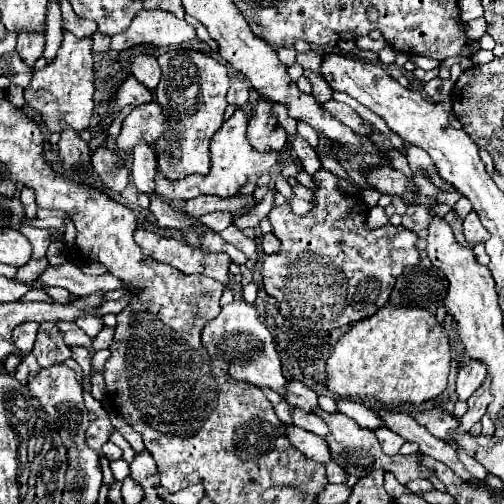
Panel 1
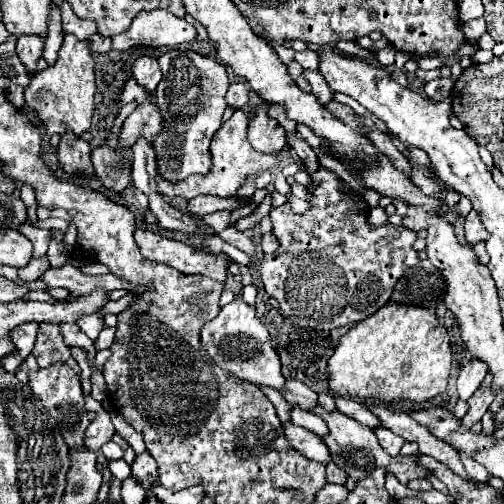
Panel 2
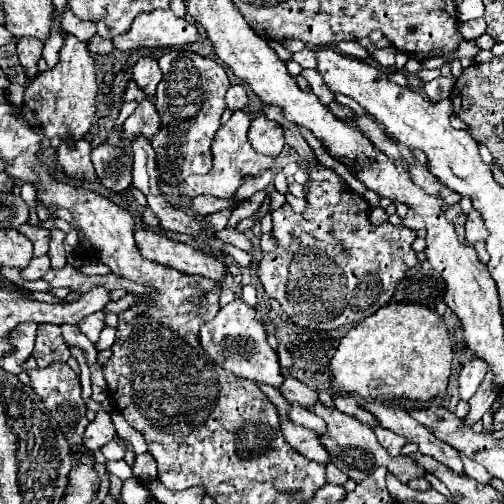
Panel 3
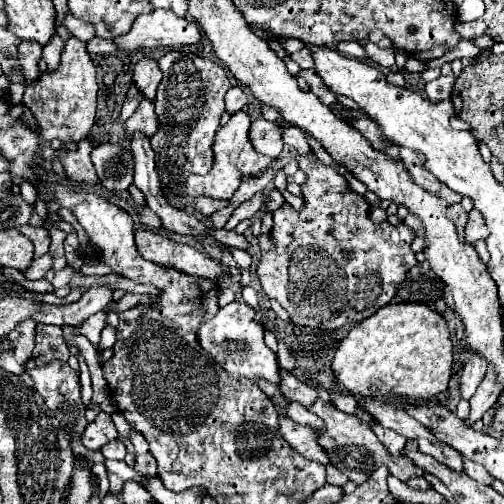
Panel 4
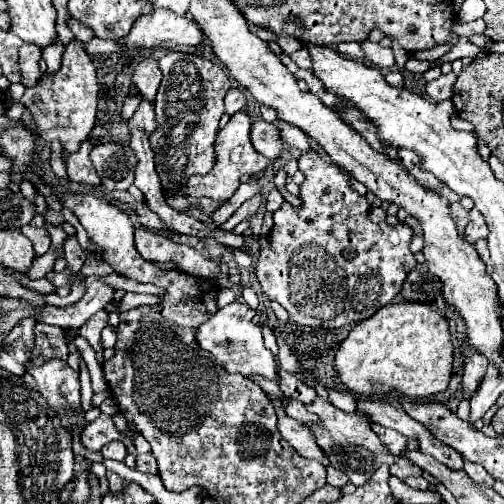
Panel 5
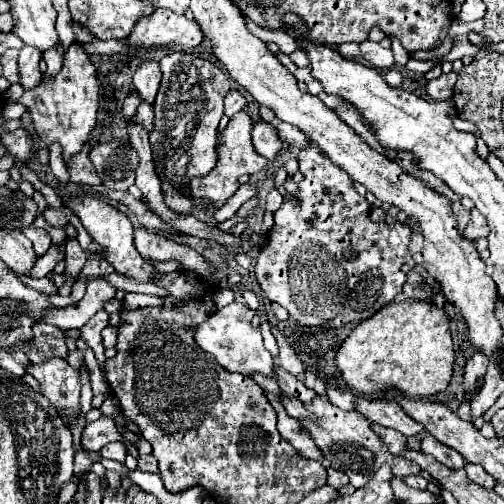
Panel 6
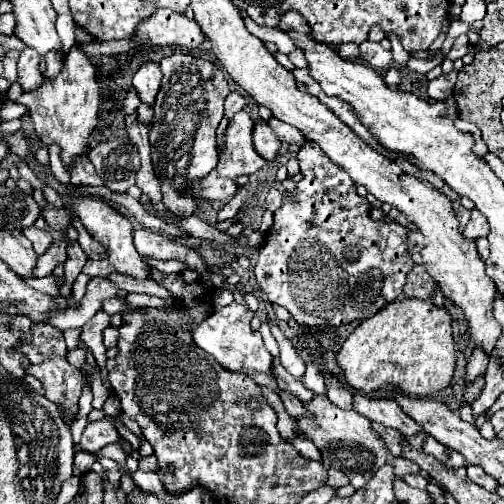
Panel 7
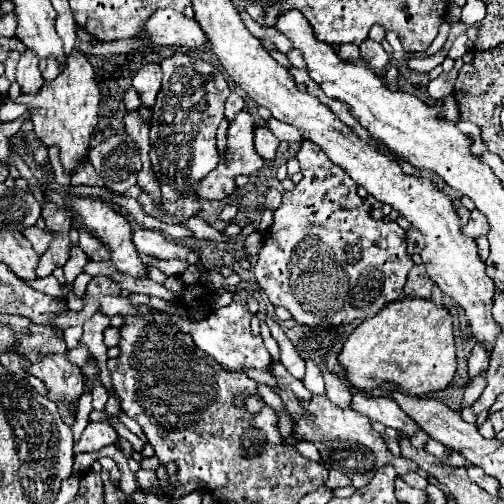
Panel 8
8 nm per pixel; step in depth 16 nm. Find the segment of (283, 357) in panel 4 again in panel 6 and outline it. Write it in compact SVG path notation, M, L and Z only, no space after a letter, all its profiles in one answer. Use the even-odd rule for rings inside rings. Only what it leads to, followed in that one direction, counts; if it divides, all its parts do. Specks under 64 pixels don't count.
M272 328L272 334L276 336L276 340L278 340L278 346L280 346L278 364L280 364L284 370L288 370L290 374L296 374L296 376L300 376L304 368L302 368L302 364L300 364L298 356L294 354L294 350L290 348L290 344L286 342L286 338L280 334L280 330L278 330L278 328Z

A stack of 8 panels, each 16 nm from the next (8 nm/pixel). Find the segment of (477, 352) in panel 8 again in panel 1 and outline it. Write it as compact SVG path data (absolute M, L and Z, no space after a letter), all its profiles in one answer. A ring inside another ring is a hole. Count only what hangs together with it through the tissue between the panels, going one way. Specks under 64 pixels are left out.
M468 362L456 376L456 394L460 400L468 400L486 378L486 366L482 362Z

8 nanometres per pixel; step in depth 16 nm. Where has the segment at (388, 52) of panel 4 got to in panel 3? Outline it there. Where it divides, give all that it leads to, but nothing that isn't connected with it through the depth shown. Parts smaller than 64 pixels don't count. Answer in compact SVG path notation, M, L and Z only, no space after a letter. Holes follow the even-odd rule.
M368 46L368 52L374 56L374 60L380 64L380 66L392 66L394 64L394 48L388 46L384 50L378 50L374 46Z

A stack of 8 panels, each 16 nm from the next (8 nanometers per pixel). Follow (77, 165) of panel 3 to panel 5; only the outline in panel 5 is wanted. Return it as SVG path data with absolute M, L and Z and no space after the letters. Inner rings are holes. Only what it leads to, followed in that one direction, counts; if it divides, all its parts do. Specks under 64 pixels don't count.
M86 140L78 152L72 152L72 156L62 156L70 180L84 182L84 184L100 184L100 178L96 176L96 170L90 162L90 150L92 144Z

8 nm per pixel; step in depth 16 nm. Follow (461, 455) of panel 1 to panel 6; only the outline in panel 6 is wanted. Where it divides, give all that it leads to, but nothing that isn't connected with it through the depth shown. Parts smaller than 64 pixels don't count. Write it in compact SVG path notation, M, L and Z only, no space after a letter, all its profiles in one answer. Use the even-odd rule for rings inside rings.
M466 462L466 466L464 466L464 470L466 470L466 474L468 474L468 478L470 480L474 480L476 484L480 484L480 486L484 486L484 488L494 488L494 478L482 468L482 466L478 466L478 464L472 464L472 462Z

